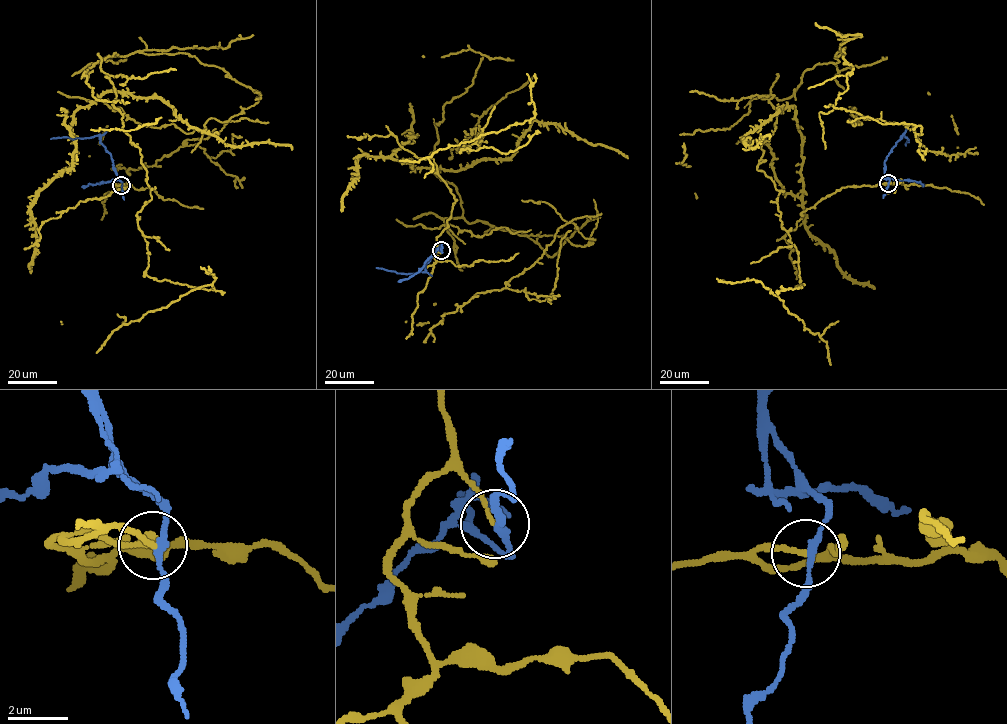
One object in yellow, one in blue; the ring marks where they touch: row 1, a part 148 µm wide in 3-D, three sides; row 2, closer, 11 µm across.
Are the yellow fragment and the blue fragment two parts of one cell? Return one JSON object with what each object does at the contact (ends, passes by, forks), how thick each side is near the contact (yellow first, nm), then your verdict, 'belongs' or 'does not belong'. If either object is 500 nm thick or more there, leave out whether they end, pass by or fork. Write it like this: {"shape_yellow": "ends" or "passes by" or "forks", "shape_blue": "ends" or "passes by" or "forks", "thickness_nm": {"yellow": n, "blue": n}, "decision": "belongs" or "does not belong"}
{"shape_yellow": "passes by", "shape_blue": "passes by", "thickness_nm": {"yellow": 110, "blue": 200}, "decision": "does not belong"}

